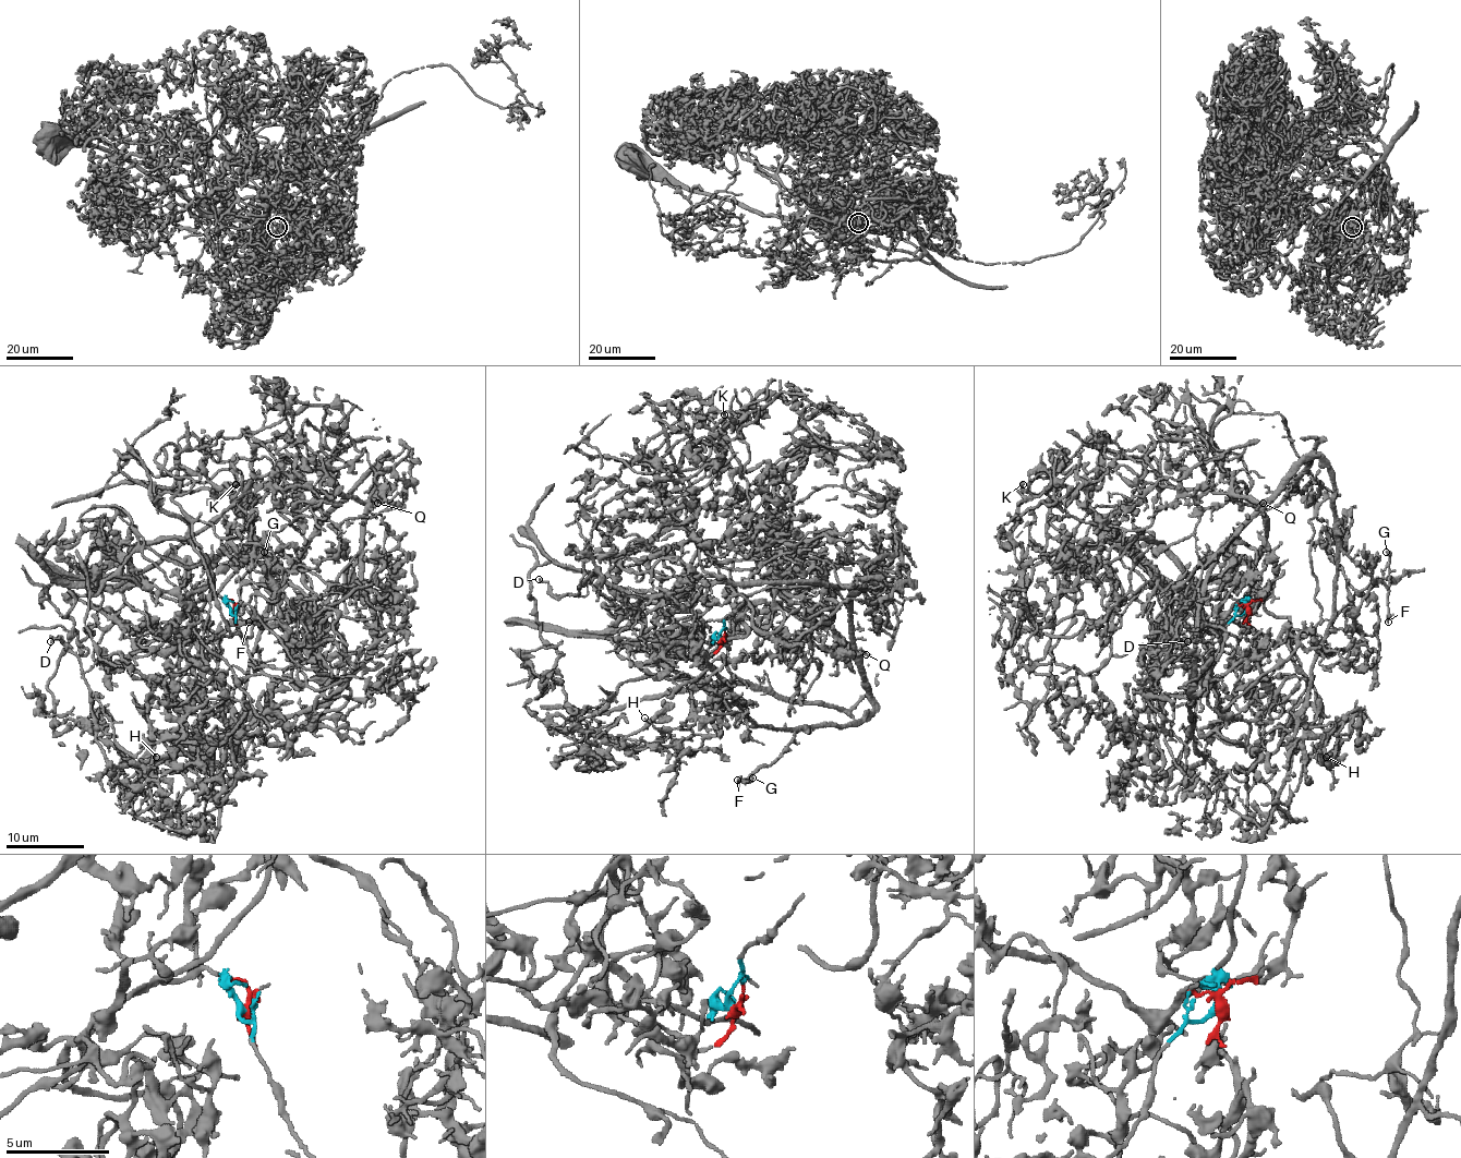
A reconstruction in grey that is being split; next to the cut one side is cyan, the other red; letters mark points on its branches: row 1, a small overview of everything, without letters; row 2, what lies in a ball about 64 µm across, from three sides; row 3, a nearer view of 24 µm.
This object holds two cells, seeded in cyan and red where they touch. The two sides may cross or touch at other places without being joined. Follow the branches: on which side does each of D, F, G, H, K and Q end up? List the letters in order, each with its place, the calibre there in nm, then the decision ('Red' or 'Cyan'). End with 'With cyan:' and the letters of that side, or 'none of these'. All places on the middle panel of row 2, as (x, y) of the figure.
D: Place: (539, 579). Thickness 130 nm. Cyan
F: Place: (737, 780). Thickness 240 nm. Cyan
G: Place: (752, 777). Thickness 320 nm. Cyan
H: Place: (644, 718). Thickness 160 nm. Red
K: Place: (724, 414). Thickness 90 nm. Red
Q: Place: (866, 654). Thickness 90 nm. Cyan
With cyan: D, F, G, Q

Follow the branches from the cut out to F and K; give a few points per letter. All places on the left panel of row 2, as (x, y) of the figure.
F: (231, 611), (268, 675), (347, 677), (374, 636), (364, 501), (384, 458), (298, 562), (258, 587), (250, 623)
K: (231, 611), (210, 596), (183, 613), (210, 567), (156, 503), (179, 450), (156, 460), (220, 495), (236, 483)

